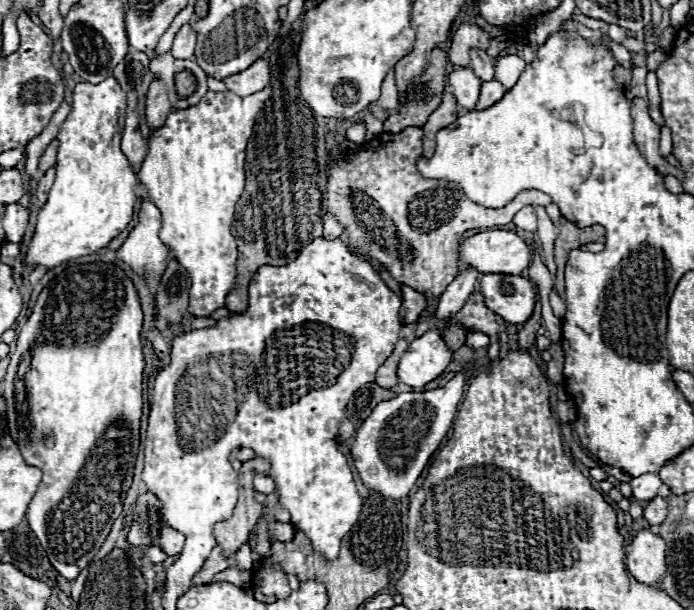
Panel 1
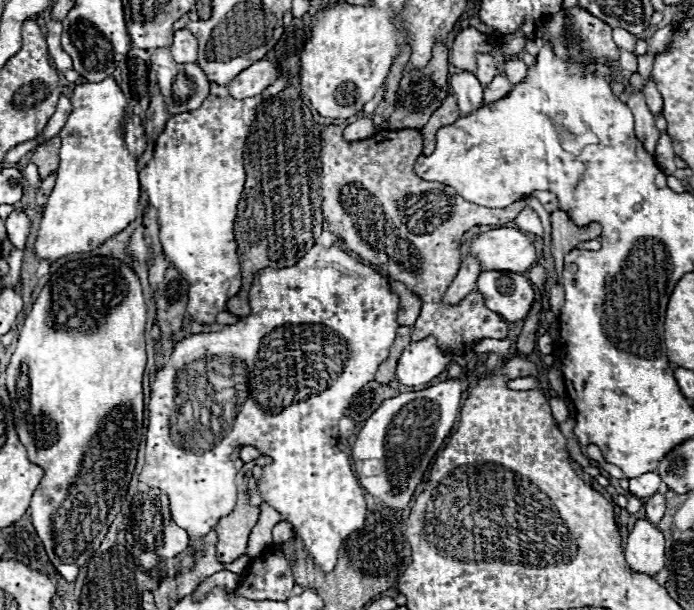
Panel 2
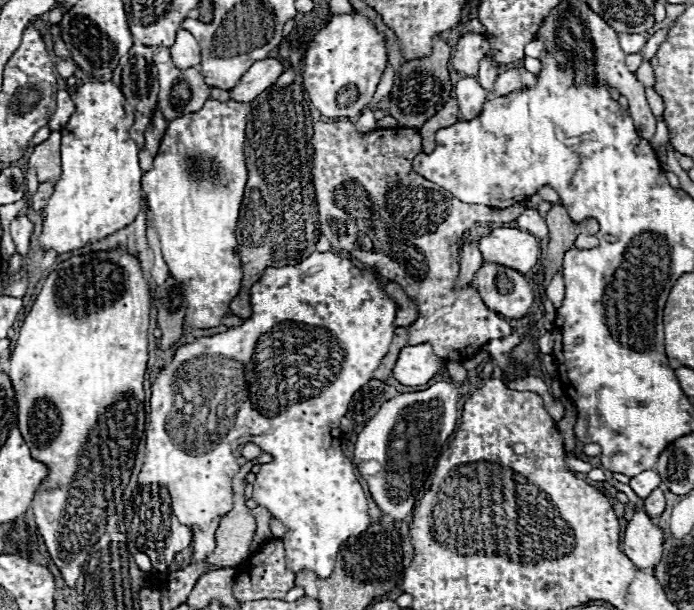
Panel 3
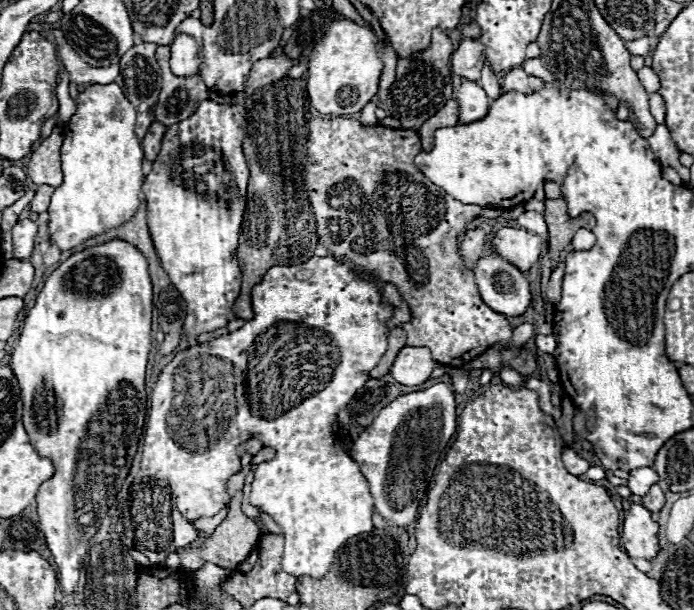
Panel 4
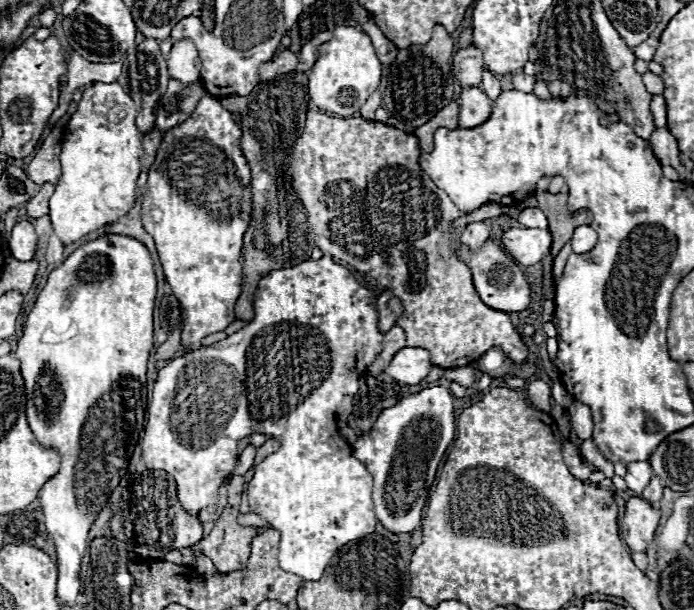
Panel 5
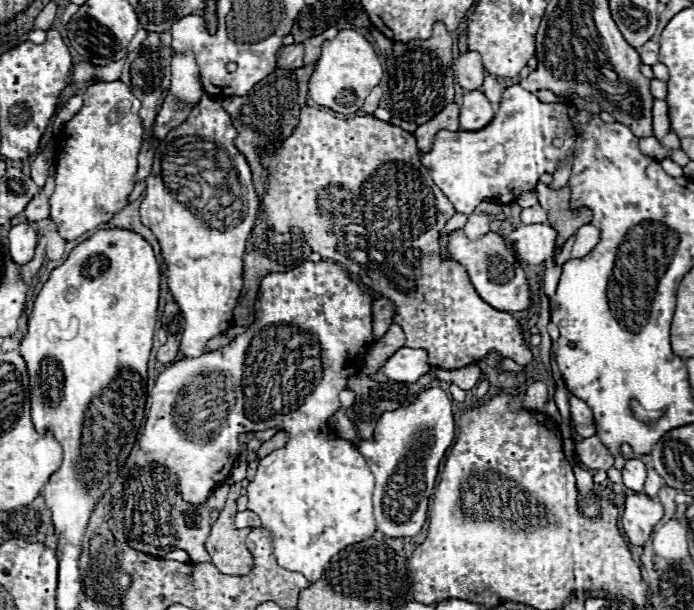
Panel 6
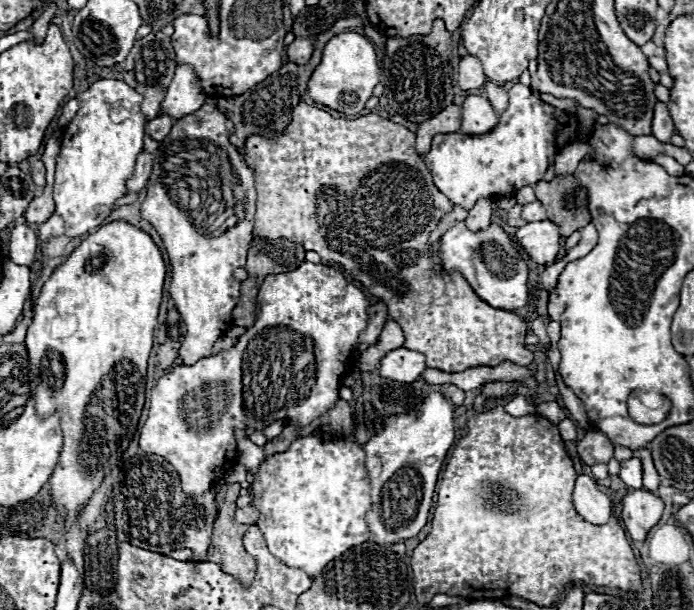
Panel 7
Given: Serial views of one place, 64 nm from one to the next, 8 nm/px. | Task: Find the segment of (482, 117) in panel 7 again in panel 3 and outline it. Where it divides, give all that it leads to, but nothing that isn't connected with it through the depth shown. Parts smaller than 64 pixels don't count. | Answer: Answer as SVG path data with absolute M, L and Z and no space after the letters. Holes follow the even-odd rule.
M472 76L458 80L454 86L454 92L460 106L460 120L476 118L482 112L484 104L488 102L488 92Z

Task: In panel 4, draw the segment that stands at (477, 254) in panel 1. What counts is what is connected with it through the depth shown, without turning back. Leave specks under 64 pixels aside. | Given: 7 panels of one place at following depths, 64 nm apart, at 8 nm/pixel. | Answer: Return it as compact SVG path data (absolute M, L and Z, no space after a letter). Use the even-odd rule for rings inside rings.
M502 228L486 248L500 254L522 272L528 272L530 266L540 260L546 240L540 234L522 228Z

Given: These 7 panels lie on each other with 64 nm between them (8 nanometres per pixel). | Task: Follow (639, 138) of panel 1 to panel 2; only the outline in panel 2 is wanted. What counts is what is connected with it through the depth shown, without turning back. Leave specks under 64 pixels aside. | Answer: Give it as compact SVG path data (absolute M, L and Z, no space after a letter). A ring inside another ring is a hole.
M632 92L628 98L628 106L636 118L636 138L644 144L644 148L654 154L656 142L660 138L660 132L656 128L656 118L654 114L648 110L644 94L642 92Z

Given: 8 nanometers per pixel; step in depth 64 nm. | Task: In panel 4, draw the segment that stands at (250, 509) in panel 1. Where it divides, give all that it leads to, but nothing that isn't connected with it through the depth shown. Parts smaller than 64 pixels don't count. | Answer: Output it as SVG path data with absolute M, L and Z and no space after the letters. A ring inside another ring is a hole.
M262 448L262 450L252 458L248 468L244 468L242 472L234 474L234 476L228 480L226 490L228 490L228 494L232 496L232 498L230 498L230 506L228 506L228 516L220 522L220 526L212 532L212 536L210 536L208 540L204 540L202 544L198 544L196 548L180 548L180 550L178 550L178 554L180 554L180 558L182 558L182 568L186 568L186 570L198 570L204 562L212 562L212 564L216 564L216 566L220 566L220 568L236 570L236 568L250 556L250 550L252 550L252 546L256 544L256 540L258 540L258 536L260 536L260 528L258 528L258 524L256 524L254 520L250 520L248 516L244 516L242 510L240 510L240 506L242 506L242 486L244 486L244 478L246 478L246 474L250 472L251 465L268 461L274 454L276 454L276 452L274 452L272 448Z

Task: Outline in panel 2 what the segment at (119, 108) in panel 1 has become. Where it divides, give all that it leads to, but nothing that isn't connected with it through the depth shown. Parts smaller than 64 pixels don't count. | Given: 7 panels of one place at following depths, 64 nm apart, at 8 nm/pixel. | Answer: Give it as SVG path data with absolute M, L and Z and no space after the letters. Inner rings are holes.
M114 78L76 86L72 114L60 132L60 168L56 186L44 206L34 252L56 262L68 254L90 252L122 232L136 218L140 184L136 158L124 144L126 98Z

